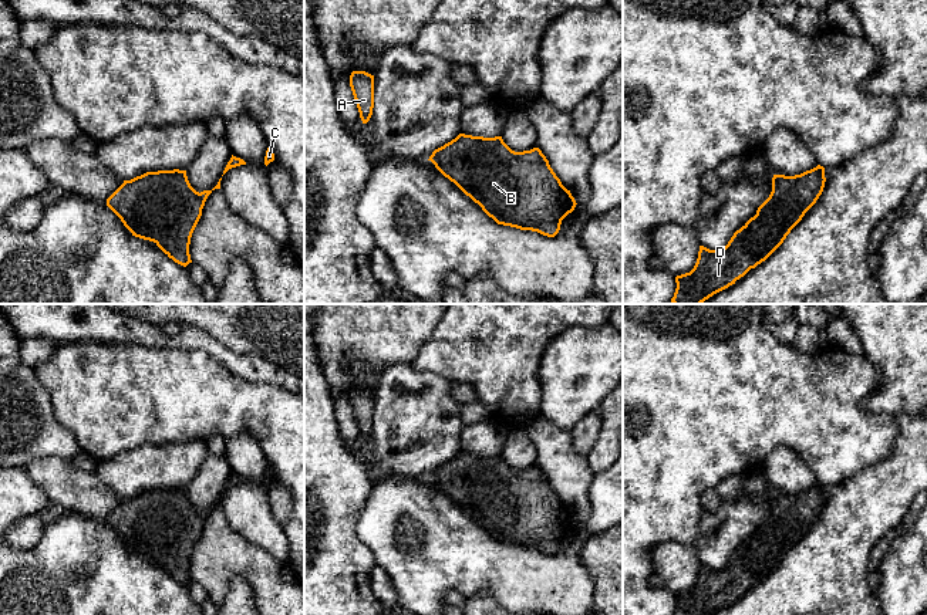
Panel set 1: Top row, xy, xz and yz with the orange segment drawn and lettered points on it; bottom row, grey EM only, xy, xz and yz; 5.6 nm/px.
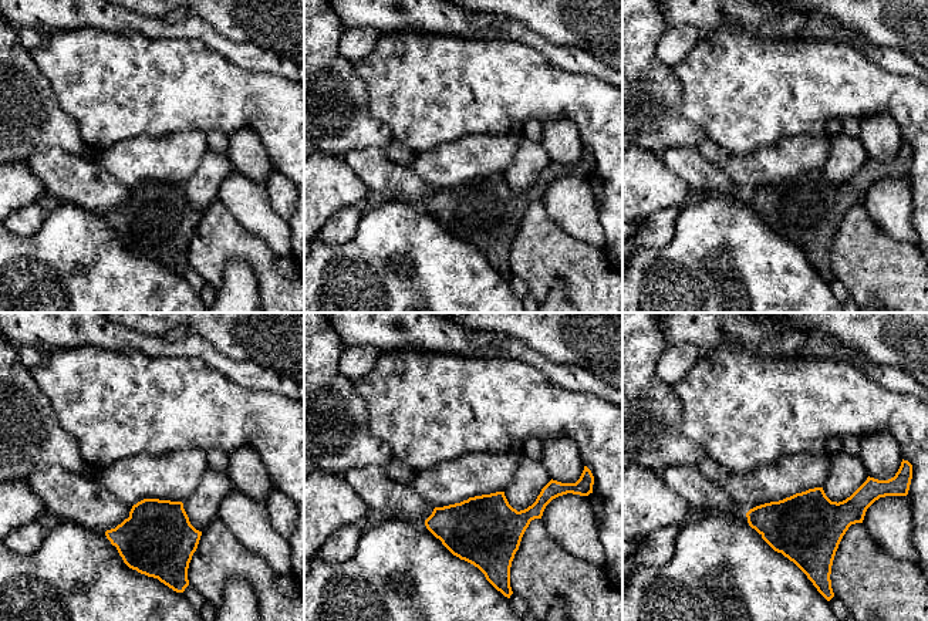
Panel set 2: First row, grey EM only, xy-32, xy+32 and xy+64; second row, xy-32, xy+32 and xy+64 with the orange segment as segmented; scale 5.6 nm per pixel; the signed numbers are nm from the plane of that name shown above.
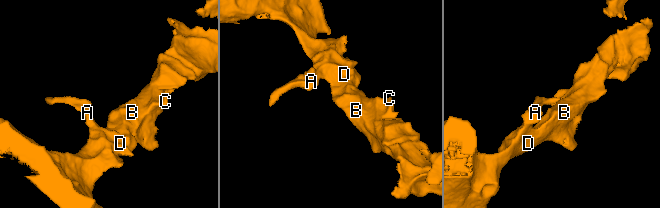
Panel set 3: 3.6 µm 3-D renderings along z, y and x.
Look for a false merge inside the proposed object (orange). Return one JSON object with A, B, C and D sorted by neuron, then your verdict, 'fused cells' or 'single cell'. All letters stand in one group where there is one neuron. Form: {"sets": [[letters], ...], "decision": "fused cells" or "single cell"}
{"sets": [["A", "B", "C", "D"]], "decision": "single cell"}

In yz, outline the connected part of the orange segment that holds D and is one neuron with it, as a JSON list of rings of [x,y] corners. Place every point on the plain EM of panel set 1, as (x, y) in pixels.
[[[820,483],[795,494],[773,493],[769,516],[724,567],[700,564],[694,587],[675,595],[674,615],[712,615],[765,579],[816,521],[825,500]]]

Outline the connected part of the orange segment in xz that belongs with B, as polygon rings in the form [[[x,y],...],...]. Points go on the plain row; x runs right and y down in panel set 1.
[[[459,452],[451,460],[435,467],[428,479],[498,543],[554,555],[560,548],[562,538],[577,523],[539,466],[515,470],[502,455],[483,456]]]

